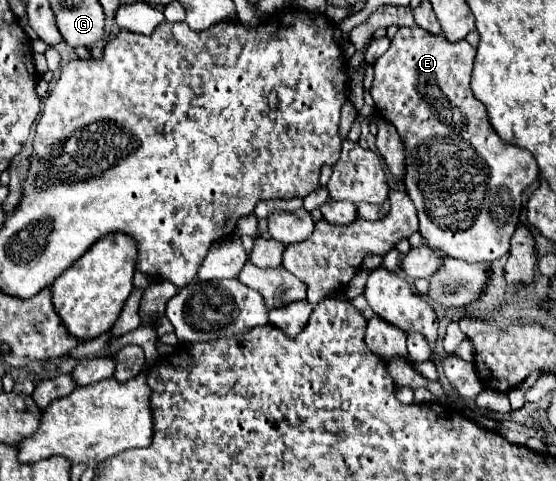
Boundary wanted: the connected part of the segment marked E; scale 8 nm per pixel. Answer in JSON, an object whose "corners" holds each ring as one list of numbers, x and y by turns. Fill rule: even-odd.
{"corners":[[399,27,397,35,391,39,391,47,387,49,387,53,383,53,377,61,375,61,375,81,371,87,371,97,375,101,377,111,381,113,383,119,387,119,389,123,393,123,397,127,397,133,405,145,405,189,409,199,413,201,413,205,417,207,417,215,419,215,419,233,423,235,423,241,429,249,439,251,451,259,461,259,467,263,487,263,487,261,495,261,499,257,503,257,505,253,509,253,509,239,513,235,513,231,517,229,519,223,519,213,521,213,521,193,527,185,531,185,537,177,539,177,539,167,535,163,535,157,527,151,521,149,517,145,505,143,499,139,499,135,495,133,495,129,491,127,489,119,487,119,487,109,481,101,475,99,473,91,471,91,471,67,473,67,473,57,475,57,475,49,467,43,467,41,457,41,451,43,445,39,445,35,433,35,421,27]]}

